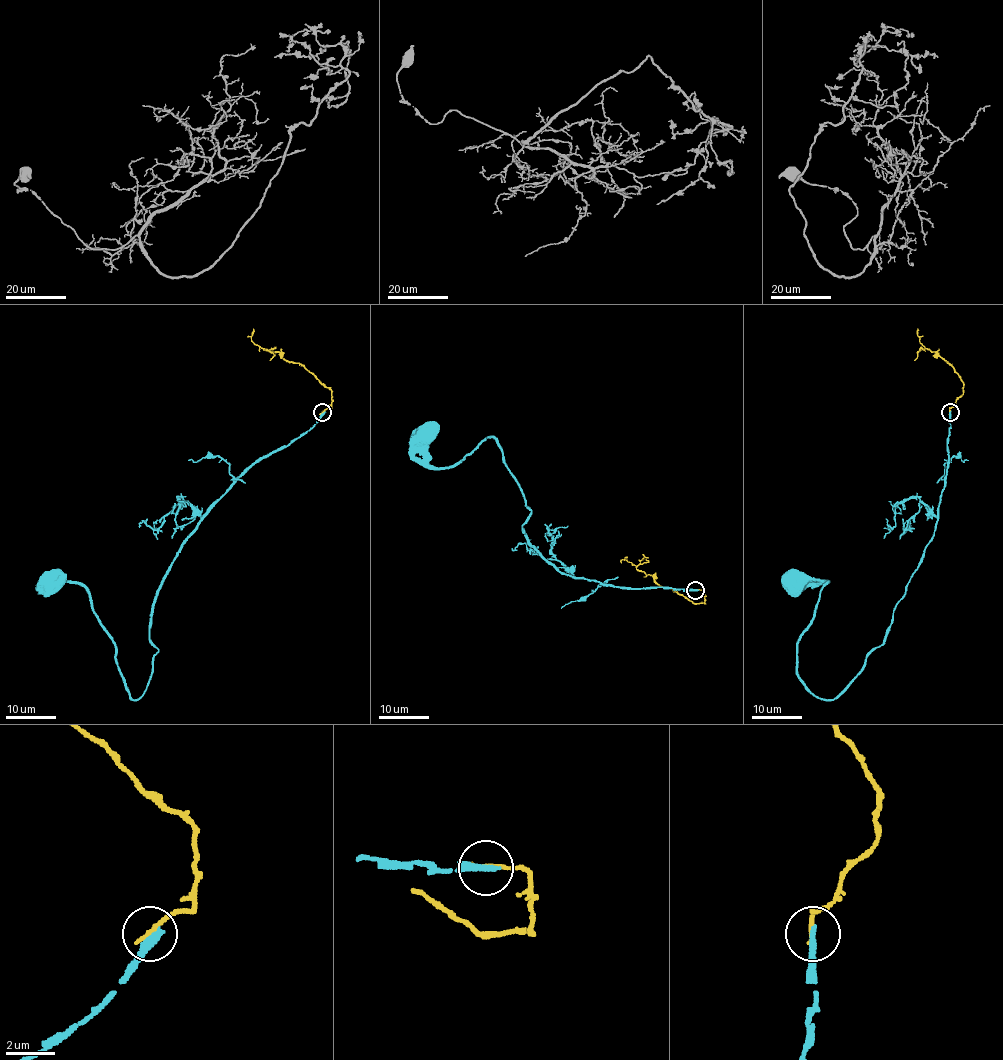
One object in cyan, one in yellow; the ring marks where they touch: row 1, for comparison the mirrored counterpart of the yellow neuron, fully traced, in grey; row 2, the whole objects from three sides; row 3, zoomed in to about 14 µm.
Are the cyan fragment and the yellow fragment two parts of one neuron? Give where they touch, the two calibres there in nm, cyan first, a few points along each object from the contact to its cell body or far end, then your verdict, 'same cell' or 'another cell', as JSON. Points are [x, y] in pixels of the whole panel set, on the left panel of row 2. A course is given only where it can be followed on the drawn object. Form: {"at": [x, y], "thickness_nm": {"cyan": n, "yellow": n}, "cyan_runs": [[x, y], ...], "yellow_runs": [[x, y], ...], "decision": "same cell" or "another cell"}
{"at": [322, 412], "thickness_nm": {"cyan": 320, "yellow": 180}, "cyan_runs": [[322, 412], [256, 460], [182, 545], [151, 611], [158, 651], [138, 699], [89, 592], [51, 582]], "yellow_runs": [[322, 412], [331, 407], [331, 391], [300, 364], [256, 345], [251, 340], [254, 329]], "decision": "another cell"}

